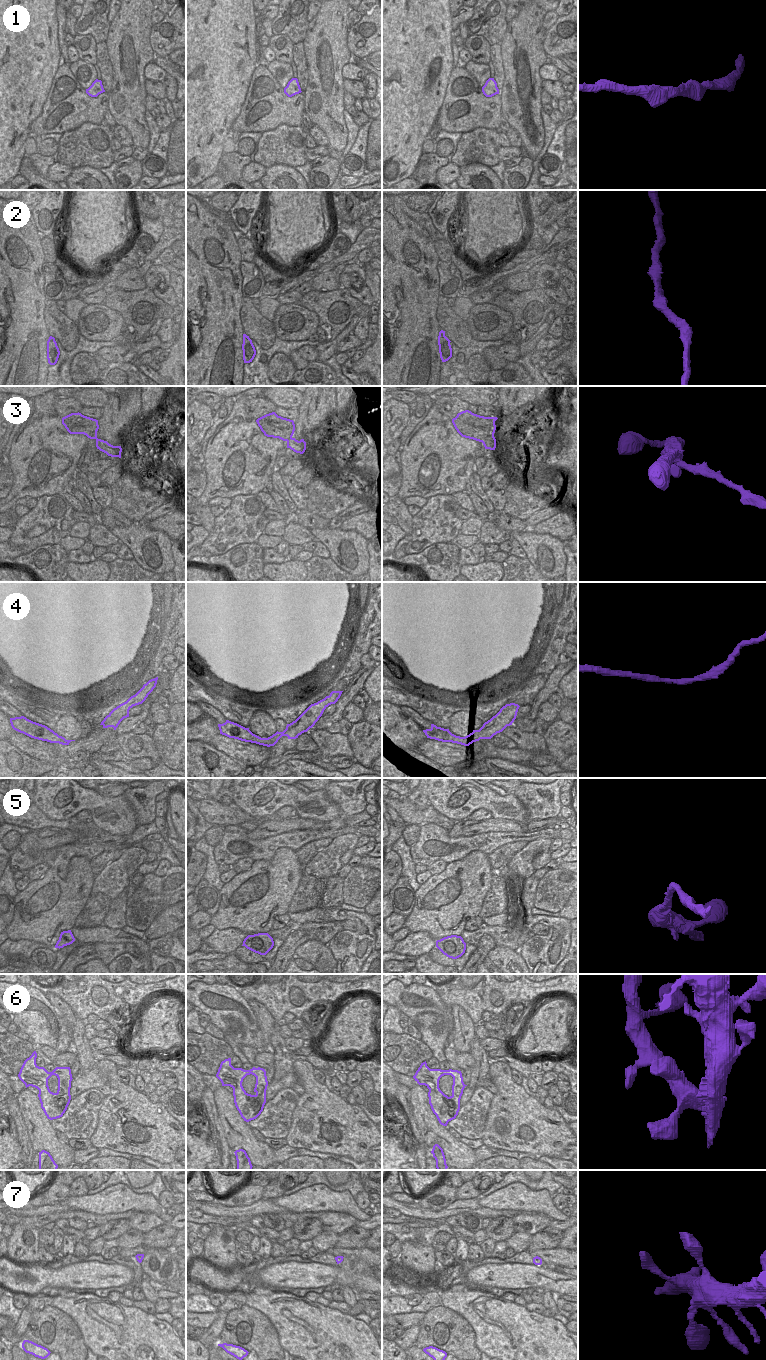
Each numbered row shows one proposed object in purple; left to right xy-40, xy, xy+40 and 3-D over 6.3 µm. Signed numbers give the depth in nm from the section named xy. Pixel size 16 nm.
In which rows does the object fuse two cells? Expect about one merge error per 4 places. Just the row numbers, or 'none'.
3, 5

